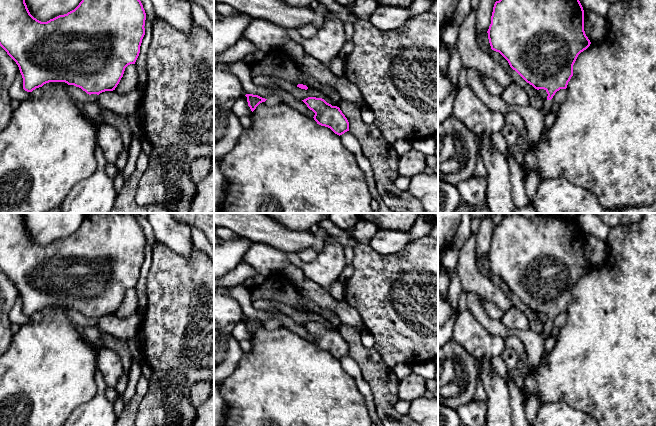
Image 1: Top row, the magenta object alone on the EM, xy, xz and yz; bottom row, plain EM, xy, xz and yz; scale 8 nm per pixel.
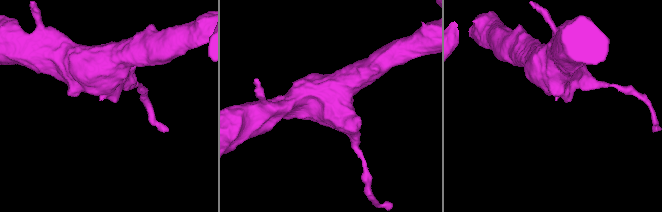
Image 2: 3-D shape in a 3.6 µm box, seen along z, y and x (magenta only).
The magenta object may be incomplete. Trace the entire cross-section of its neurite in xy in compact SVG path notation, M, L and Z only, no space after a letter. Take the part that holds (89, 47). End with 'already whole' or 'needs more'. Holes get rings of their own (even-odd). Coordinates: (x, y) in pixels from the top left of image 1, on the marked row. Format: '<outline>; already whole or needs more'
M0 0L0 46L16 62L23 78L23 89L32 92L49 82L65 82L87 94L113 91L125 68L135 64L145 35L146 13L140 0L82 0L72 11L47 22L34 18L25 0Z; already whole

